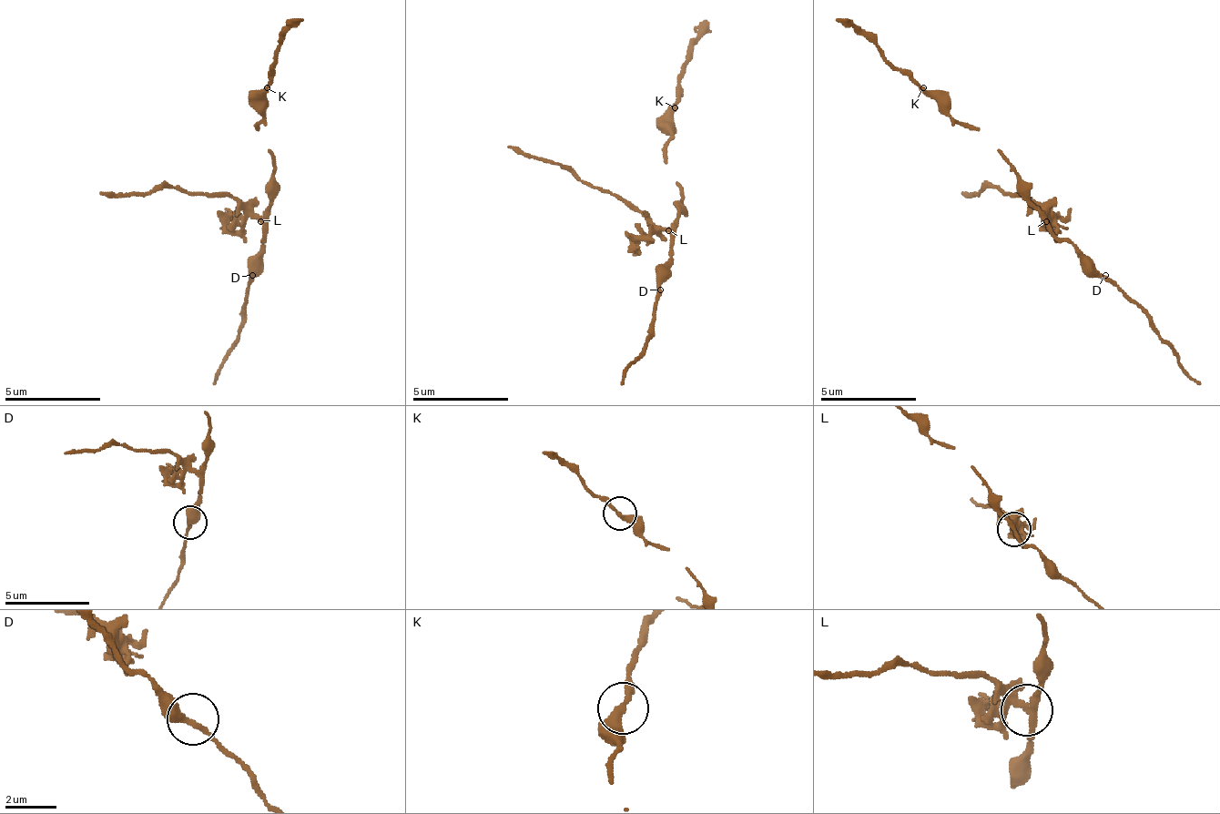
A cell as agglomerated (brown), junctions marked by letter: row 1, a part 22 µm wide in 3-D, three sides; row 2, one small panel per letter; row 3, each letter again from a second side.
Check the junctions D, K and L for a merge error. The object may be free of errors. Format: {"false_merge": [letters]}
{"false_merge": ["L"]}

